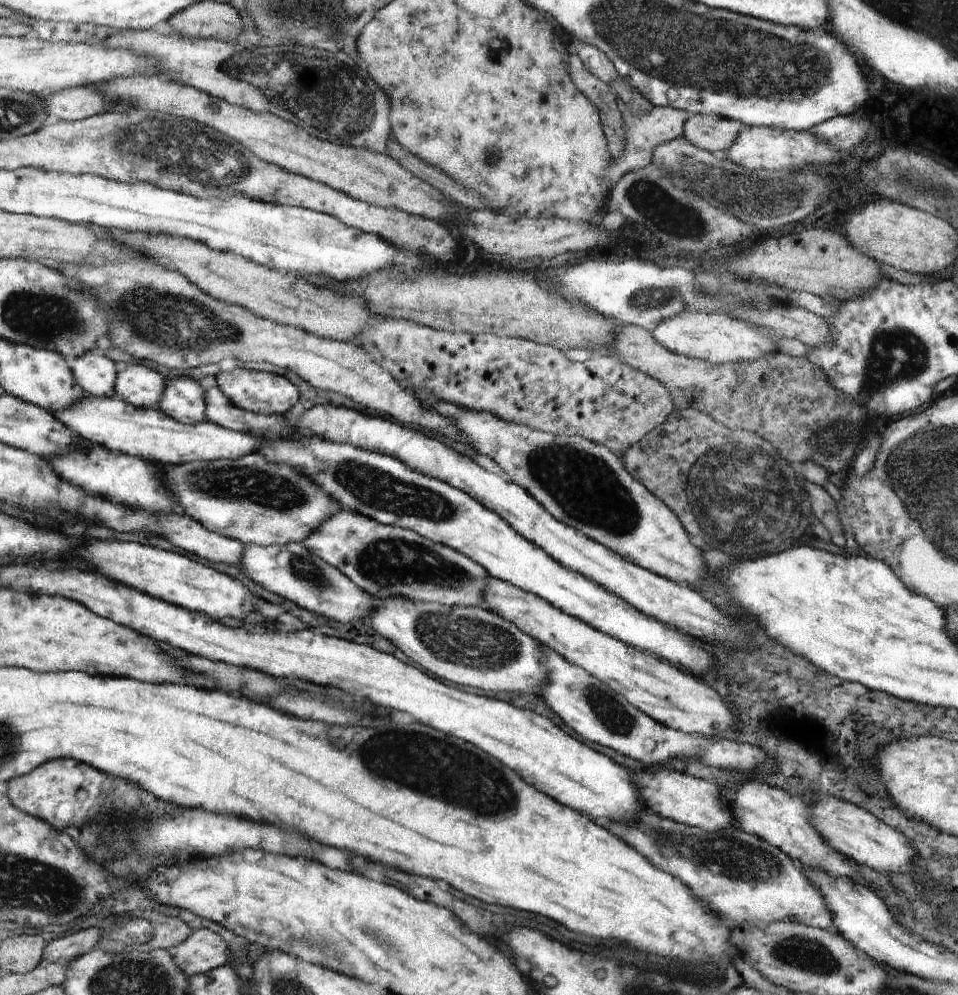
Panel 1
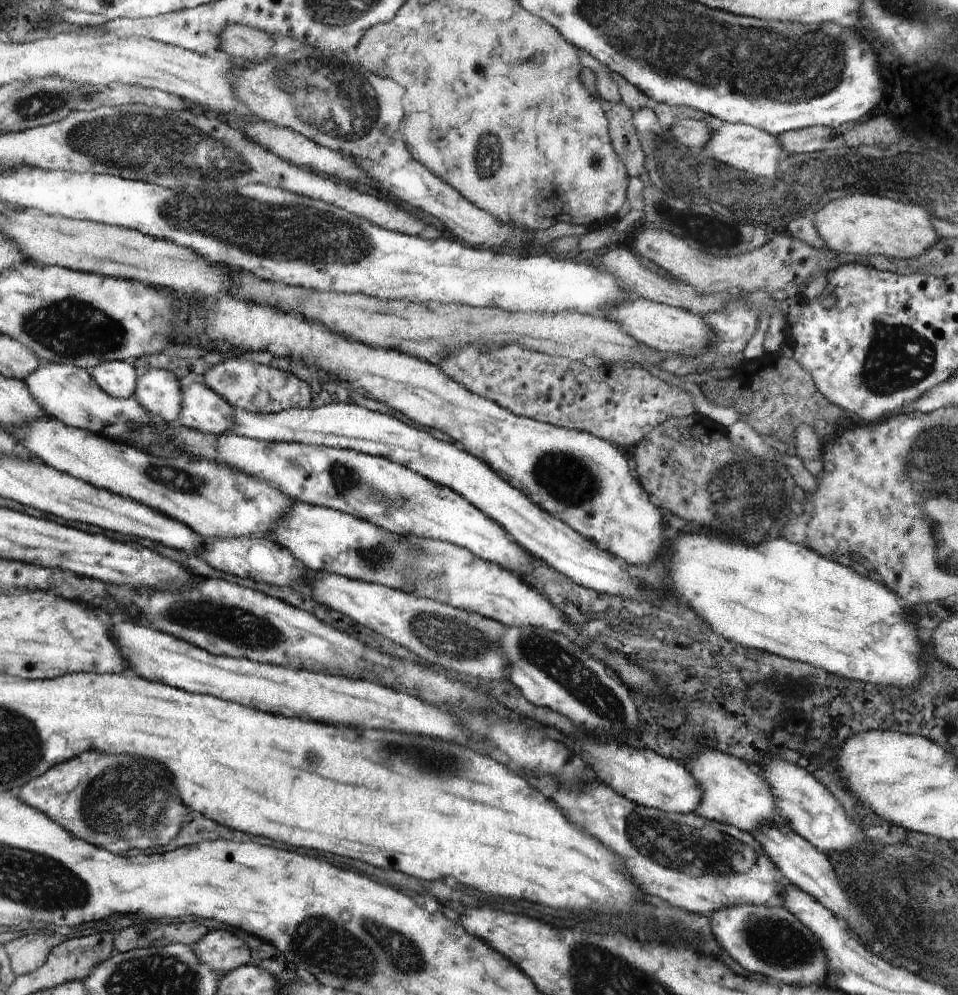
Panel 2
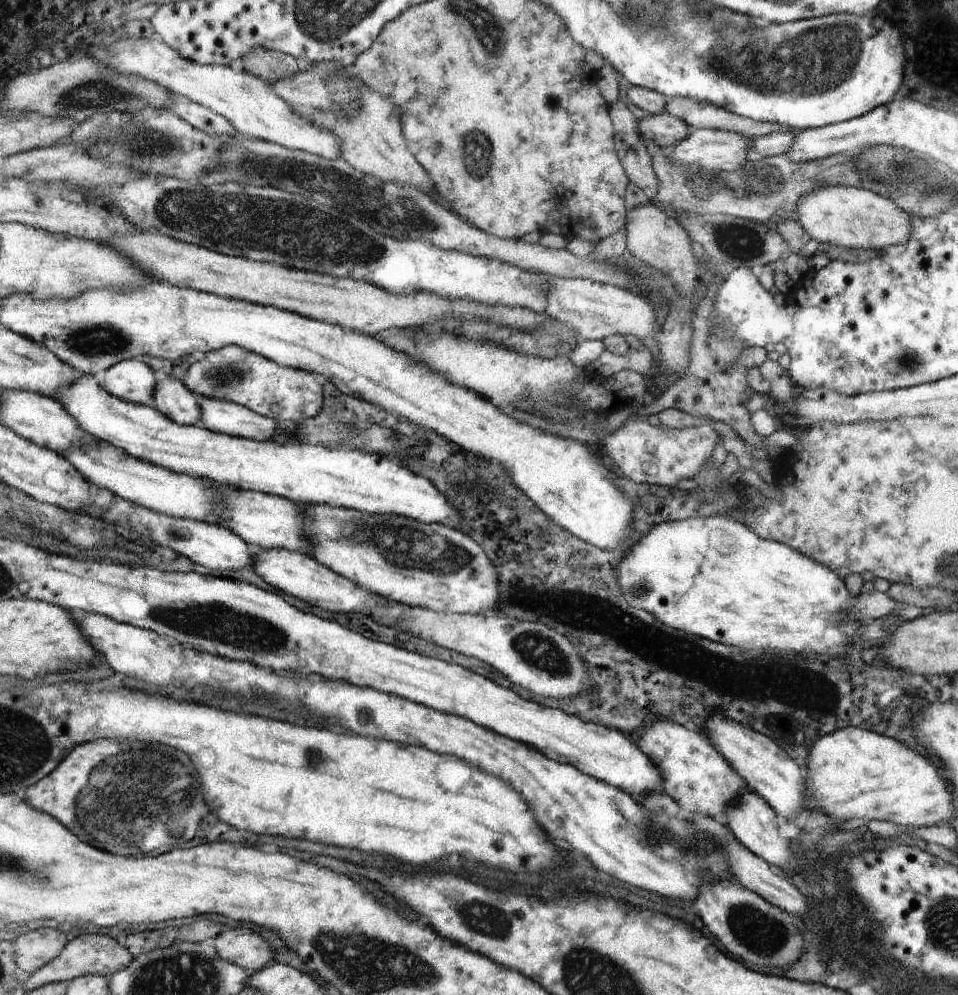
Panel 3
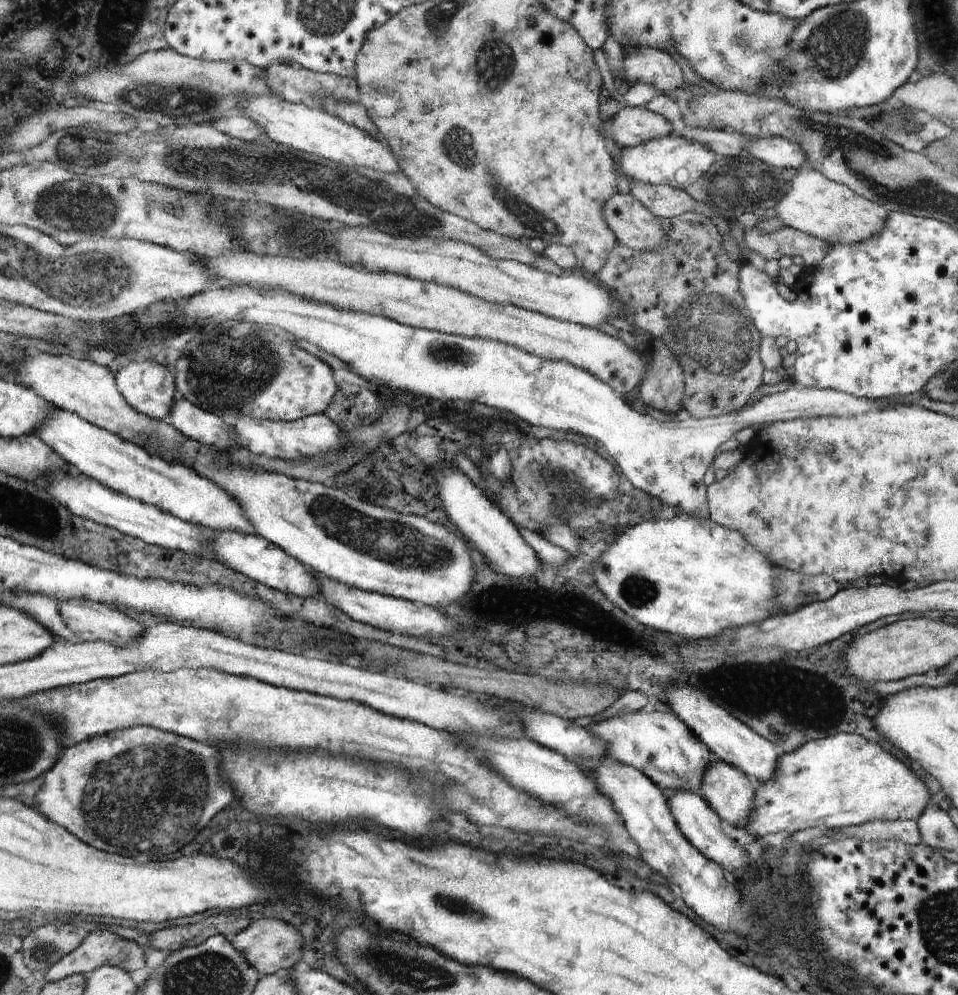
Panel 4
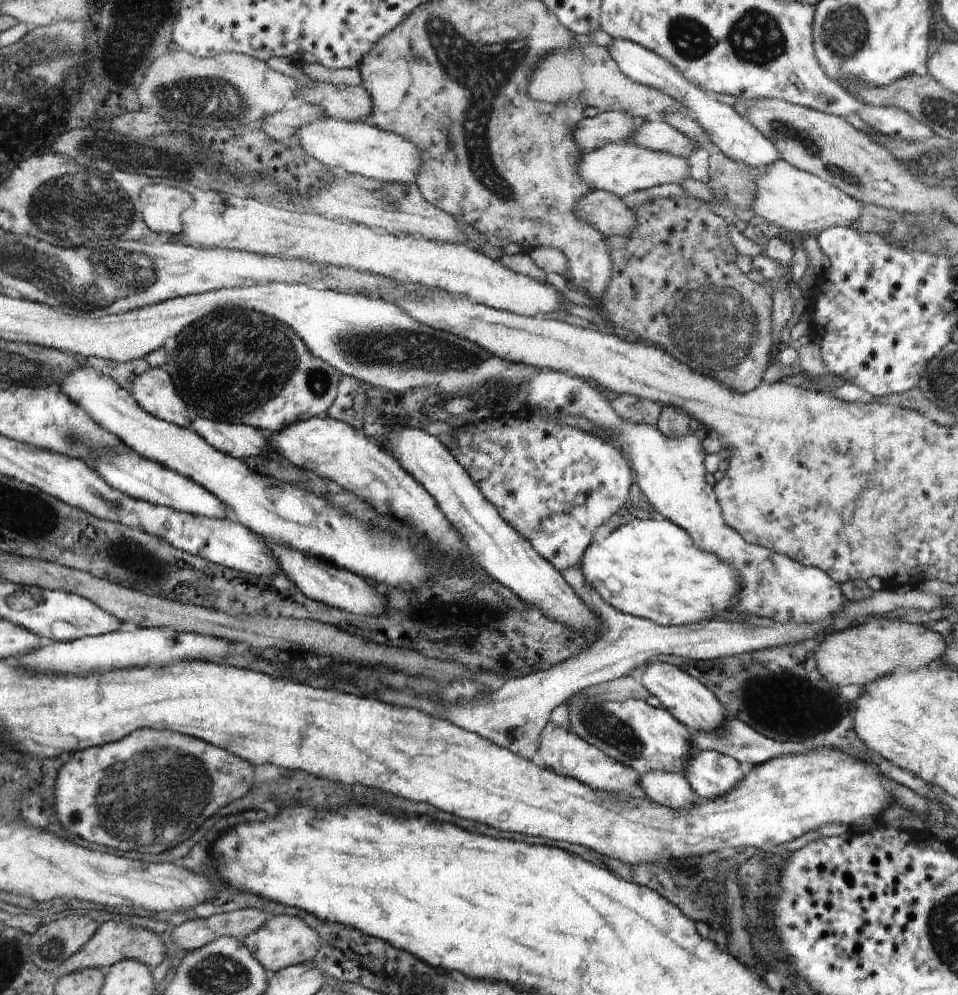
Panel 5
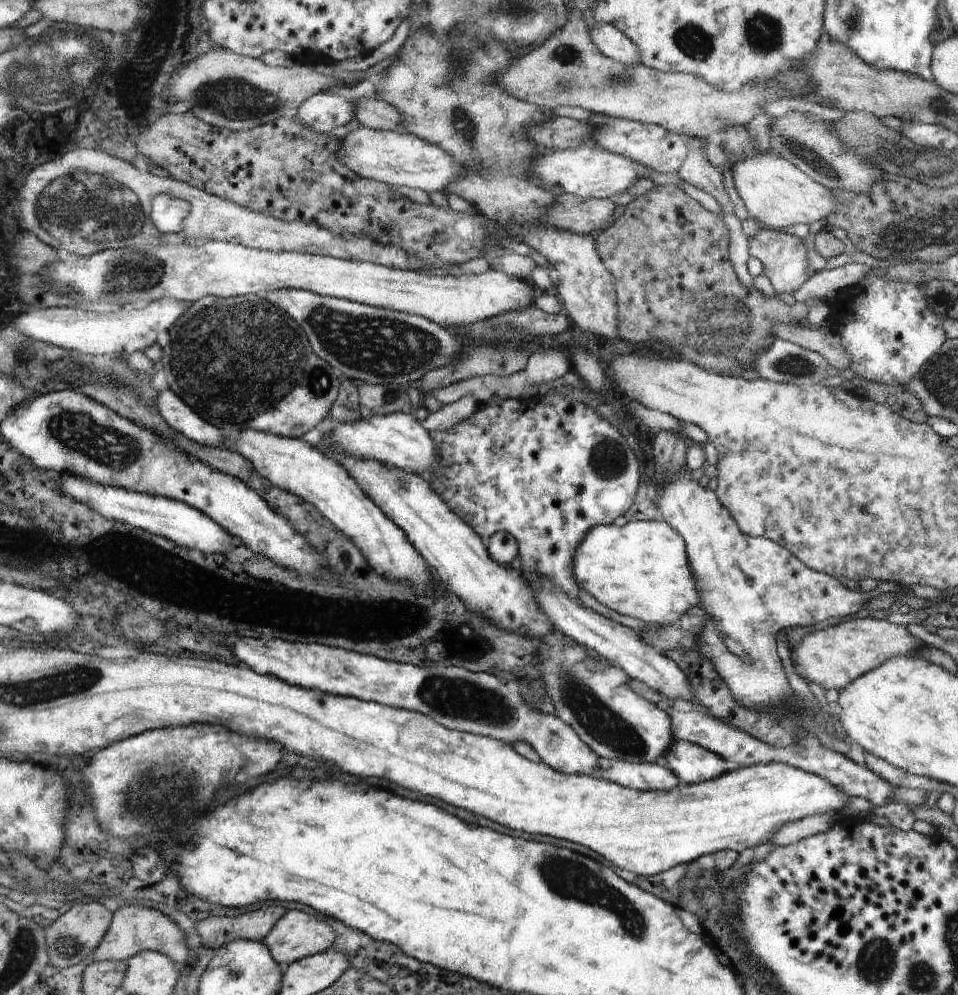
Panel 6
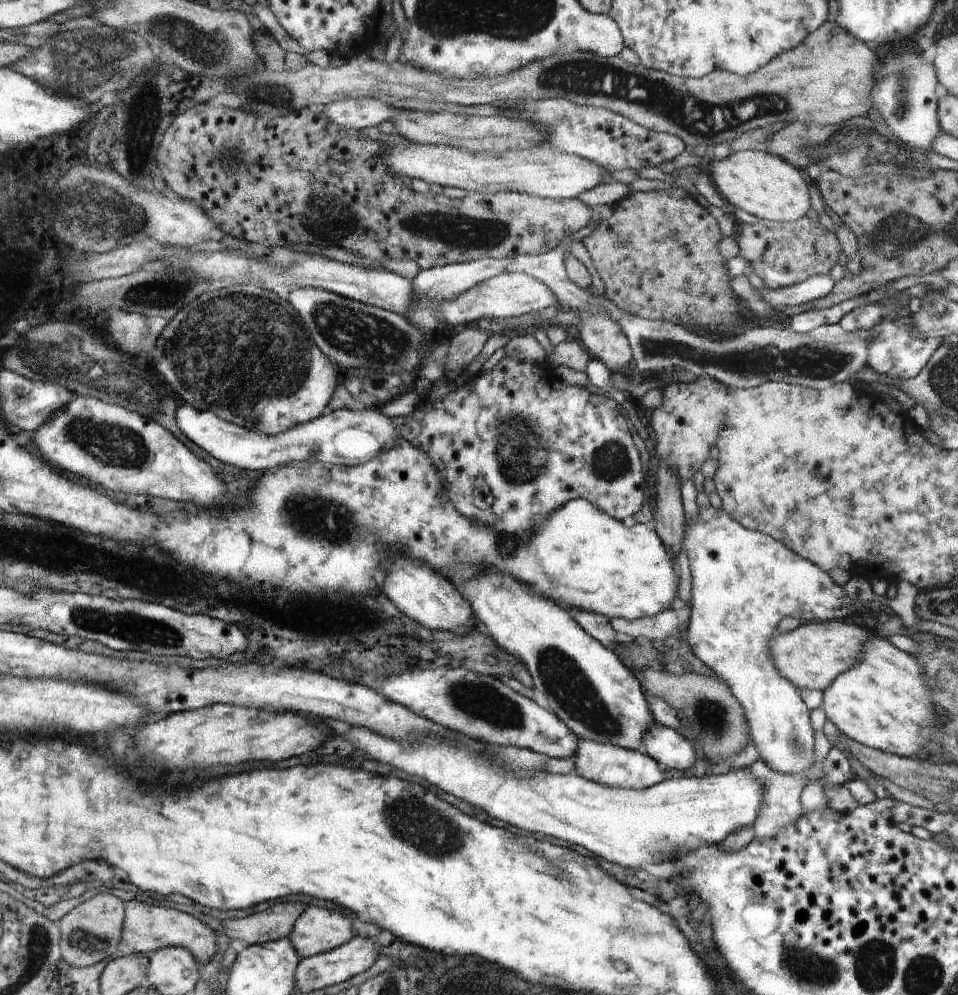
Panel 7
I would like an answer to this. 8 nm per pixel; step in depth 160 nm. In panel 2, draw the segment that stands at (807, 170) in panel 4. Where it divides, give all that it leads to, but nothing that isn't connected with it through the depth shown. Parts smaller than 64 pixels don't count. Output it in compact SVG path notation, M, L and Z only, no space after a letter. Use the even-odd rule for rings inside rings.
M850 194L830 202L812 220L828 249L836 253L910 260L922 256L938 242L931 218L922 206L897 202L881 195Z

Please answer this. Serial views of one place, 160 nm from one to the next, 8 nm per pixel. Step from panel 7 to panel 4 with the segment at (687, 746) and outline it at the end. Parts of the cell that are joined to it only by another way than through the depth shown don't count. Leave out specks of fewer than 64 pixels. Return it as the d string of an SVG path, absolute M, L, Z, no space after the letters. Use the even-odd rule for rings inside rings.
M713 758L713 764L706 773L705 784L699 789L699 794L703 800L710 806L711 810L716 812L720 820L728 822L734 828L746 830L746 824L754 812L754 798L756 798L756 790L760 786L759 782L750 782L750 778L738 770L732 764L726 764L716 758Z

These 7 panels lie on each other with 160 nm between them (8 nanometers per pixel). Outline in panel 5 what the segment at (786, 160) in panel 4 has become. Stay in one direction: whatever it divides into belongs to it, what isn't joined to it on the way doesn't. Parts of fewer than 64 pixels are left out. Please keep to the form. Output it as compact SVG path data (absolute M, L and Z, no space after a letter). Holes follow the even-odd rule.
M614 39L608 50L628 78L644 86L661 90L684 106L684 110L693 116L706 131L713 148L722 151L729 159L761 170L780 159L777 147L745 117L741 117L734 107L713 99L706 91L688 82L683 74L680 74L669 61L663 59L658 53L624 39Z

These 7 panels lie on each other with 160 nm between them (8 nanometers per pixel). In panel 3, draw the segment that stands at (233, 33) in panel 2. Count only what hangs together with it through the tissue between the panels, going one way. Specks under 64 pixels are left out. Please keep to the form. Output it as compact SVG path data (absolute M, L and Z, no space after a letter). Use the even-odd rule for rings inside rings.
M266 48L250 50L241 60L244 71L265 80L267 83L276 82L286 76L292 76L292 74L298 74L298 72L312 68L310 62L304 58L298 62L294 56L280 51L266 50Z

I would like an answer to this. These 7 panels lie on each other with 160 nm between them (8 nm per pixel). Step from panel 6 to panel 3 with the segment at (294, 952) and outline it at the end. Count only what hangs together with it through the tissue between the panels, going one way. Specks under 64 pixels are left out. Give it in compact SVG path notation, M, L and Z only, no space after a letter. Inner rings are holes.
M225 928L215 940L218 954L223 959L251 972L261 971L275 960L268 941L250 930Z

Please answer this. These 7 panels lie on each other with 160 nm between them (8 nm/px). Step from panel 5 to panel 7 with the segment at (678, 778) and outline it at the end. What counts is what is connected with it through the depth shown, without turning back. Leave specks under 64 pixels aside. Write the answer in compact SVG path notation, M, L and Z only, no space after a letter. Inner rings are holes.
M579 740L575 758L576 775L607 787L645 789L663 779L664 768L643 750L630 750L612 743Z

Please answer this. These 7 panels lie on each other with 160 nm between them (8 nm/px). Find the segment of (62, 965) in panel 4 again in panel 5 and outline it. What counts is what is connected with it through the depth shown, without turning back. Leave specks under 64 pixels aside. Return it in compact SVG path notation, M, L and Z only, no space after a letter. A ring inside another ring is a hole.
M108 920L100 924L97 932L93 934L92 940L73 954L64 964L70 973L74 971L100 968L104 970L122 961L135 960L147 965L158 966L166 958L166 946L160 942L160 937L143 927L134 927L124 921Z

